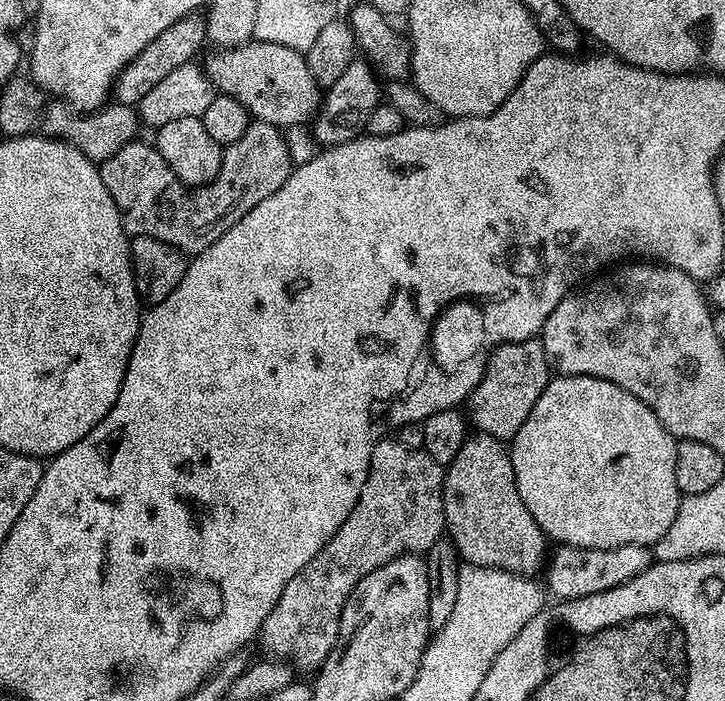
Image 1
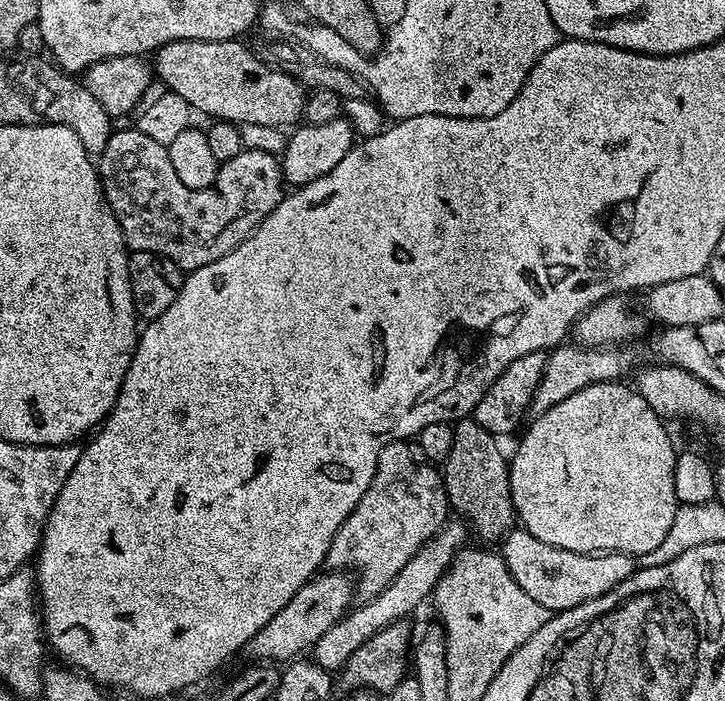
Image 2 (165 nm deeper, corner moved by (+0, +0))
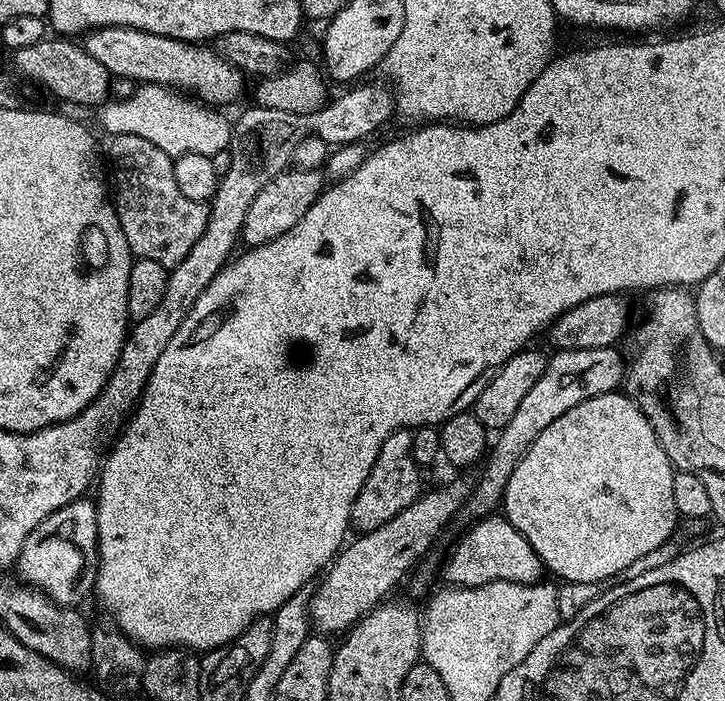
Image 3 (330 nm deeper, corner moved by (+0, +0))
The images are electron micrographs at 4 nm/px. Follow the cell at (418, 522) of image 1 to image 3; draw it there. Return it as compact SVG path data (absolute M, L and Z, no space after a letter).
M401 430L390 434L390 438L382 442L382 450L370 470L370 478L366 478L362 490L358 490L358 498L354 498L351 527L357 533L363 534L370 530L378 530L378 526L402 514L406 506L413 504L422 495L420 472L421 465L416 464L412 457L412 432Z

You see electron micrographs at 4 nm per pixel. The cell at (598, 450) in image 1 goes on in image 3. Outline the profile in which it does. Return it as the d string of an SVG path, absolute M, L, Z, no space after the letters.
M620 390L607 392L590 398L586 402L578 402L578 406L566 410L562 418L554 418L554 422L550 422L550 426L546 426L546 430L542 430L542 434L534 438L528 453L518 462L518 466L514 466L514 474L510 474L510 482L506 482L502 515L505 520L512 523L514 530L524 535L526 542L530 542L530 546L536 551L538 558L543 561L549 573L553 572L554 575L561 576L562 579L569 580L572 584L599 585L606 578L610 578L610 574L615 574L617 570L630 566L630 562L642 558L642 554L650 554L650 550L673 539L675 532L672 531L675 528L677 531L678 528L678 517L674 506L673 471L672 459L666 450L662 450L650 422L642 414L640 407L632 401L632 397Z

